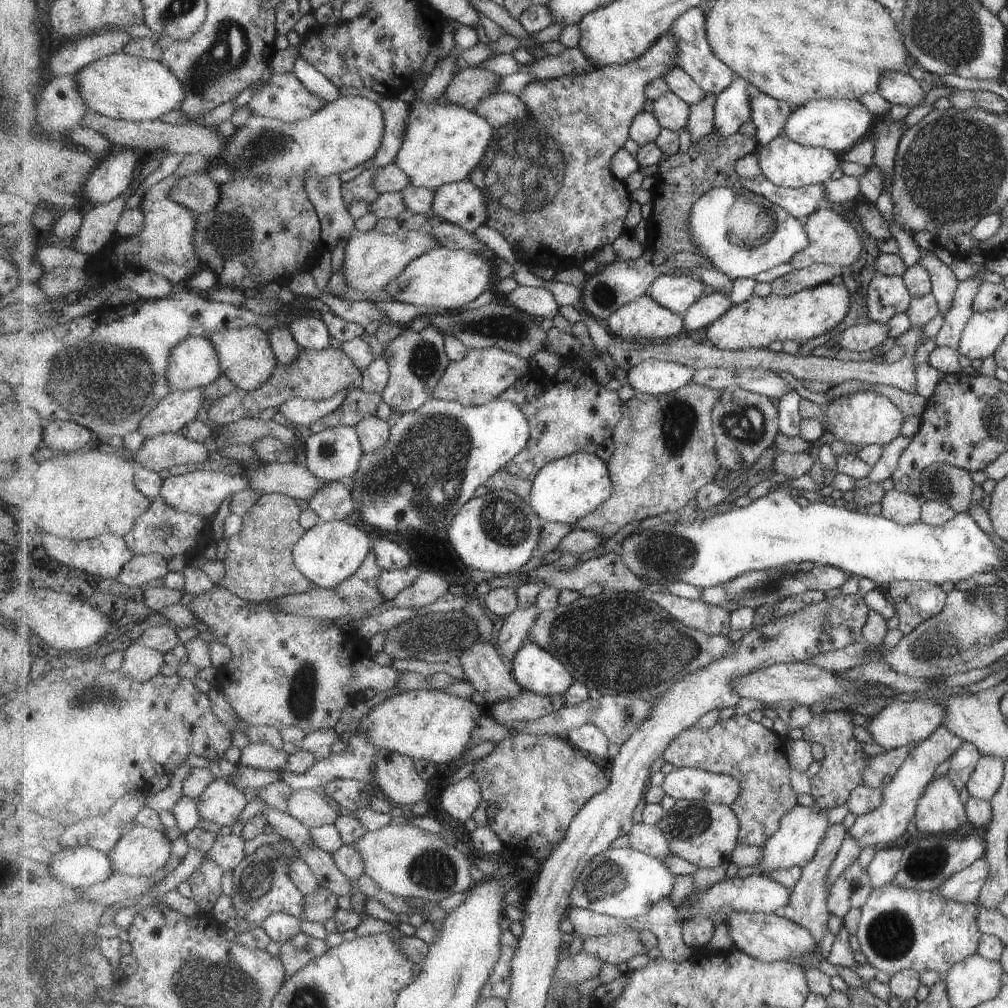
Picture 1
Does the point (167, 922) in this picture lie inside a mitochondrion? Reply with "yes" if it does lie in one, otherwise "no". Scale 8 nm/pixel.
no

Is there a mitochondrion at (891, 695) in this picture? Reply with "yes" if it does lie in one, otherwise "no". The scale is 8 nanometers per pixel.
no

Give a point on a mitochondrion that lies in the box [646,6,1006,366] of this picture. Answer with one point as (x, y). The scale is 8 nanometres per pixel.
(749, 236)

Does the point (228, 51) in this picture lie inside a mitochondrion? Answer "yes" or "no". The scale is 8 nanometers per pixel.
yes

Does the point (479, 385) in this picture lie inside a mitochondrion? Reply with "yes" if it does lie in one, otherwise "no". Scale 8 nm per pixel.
no

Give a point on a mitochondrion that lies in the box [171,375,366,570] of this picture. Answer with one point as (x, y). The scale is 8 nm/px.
(327, 451)

